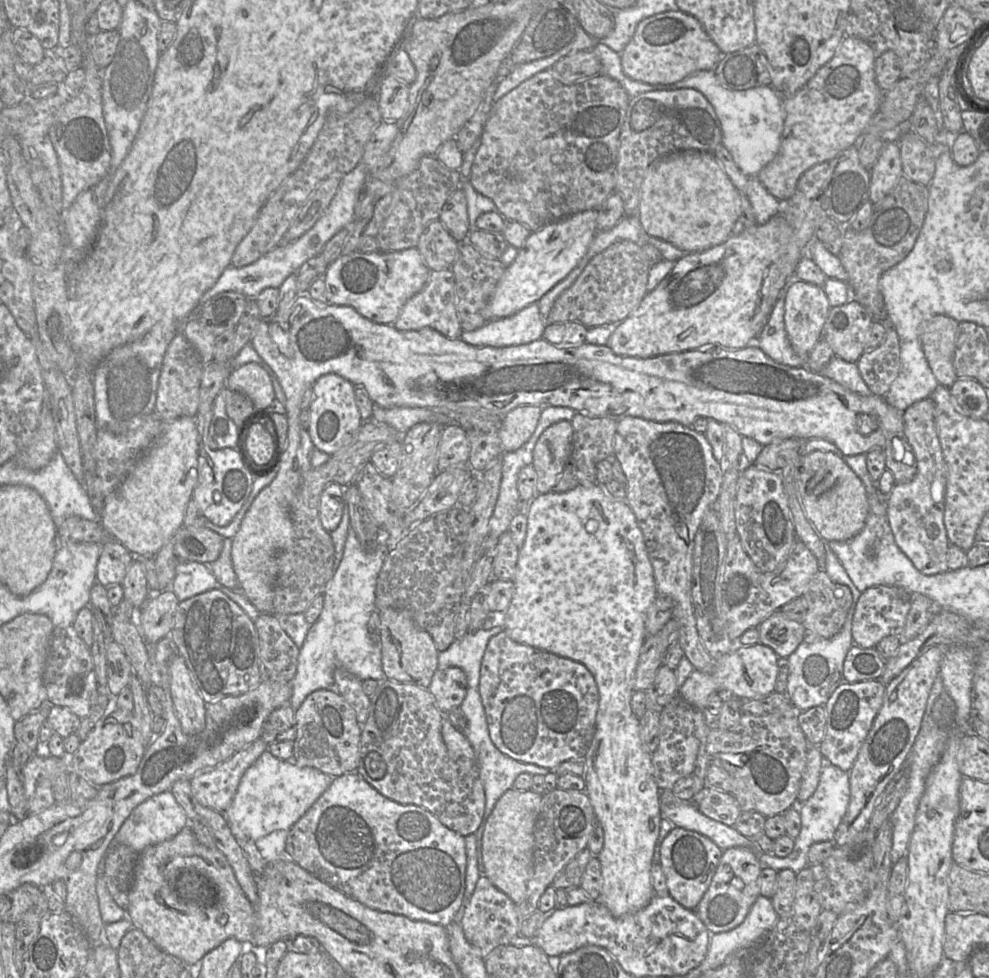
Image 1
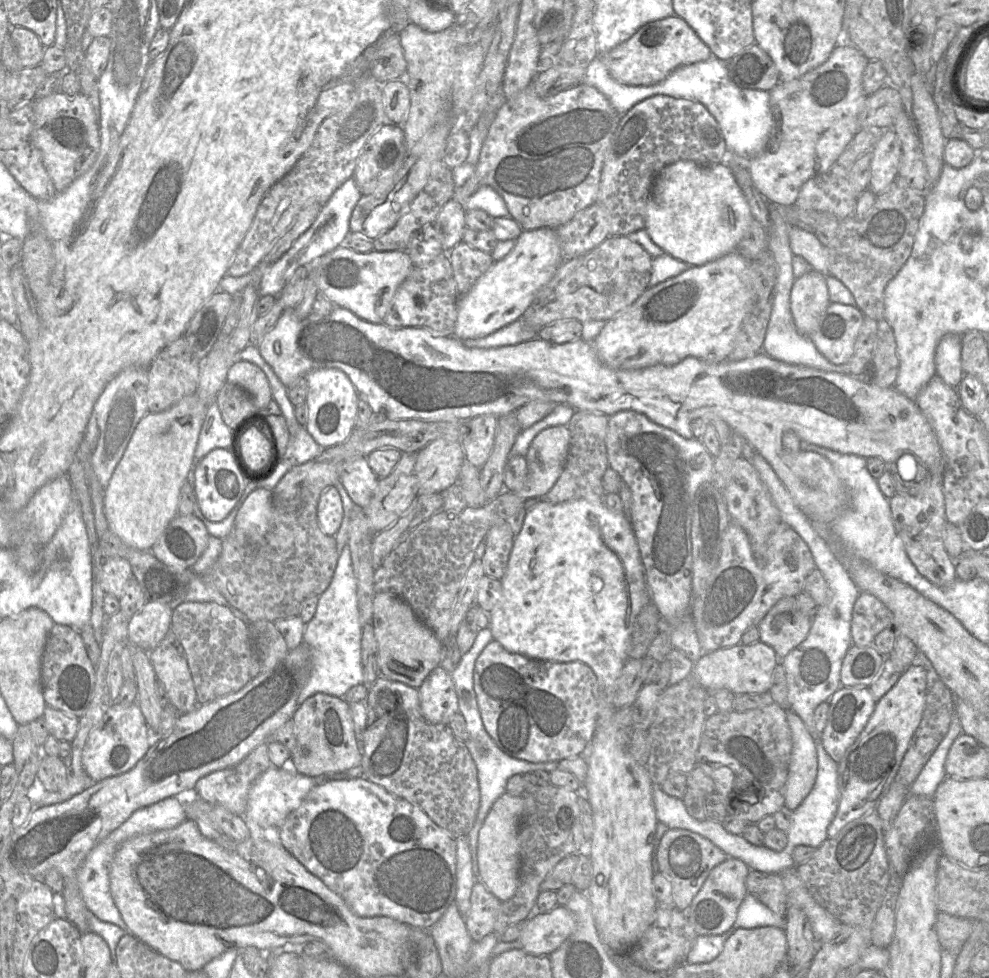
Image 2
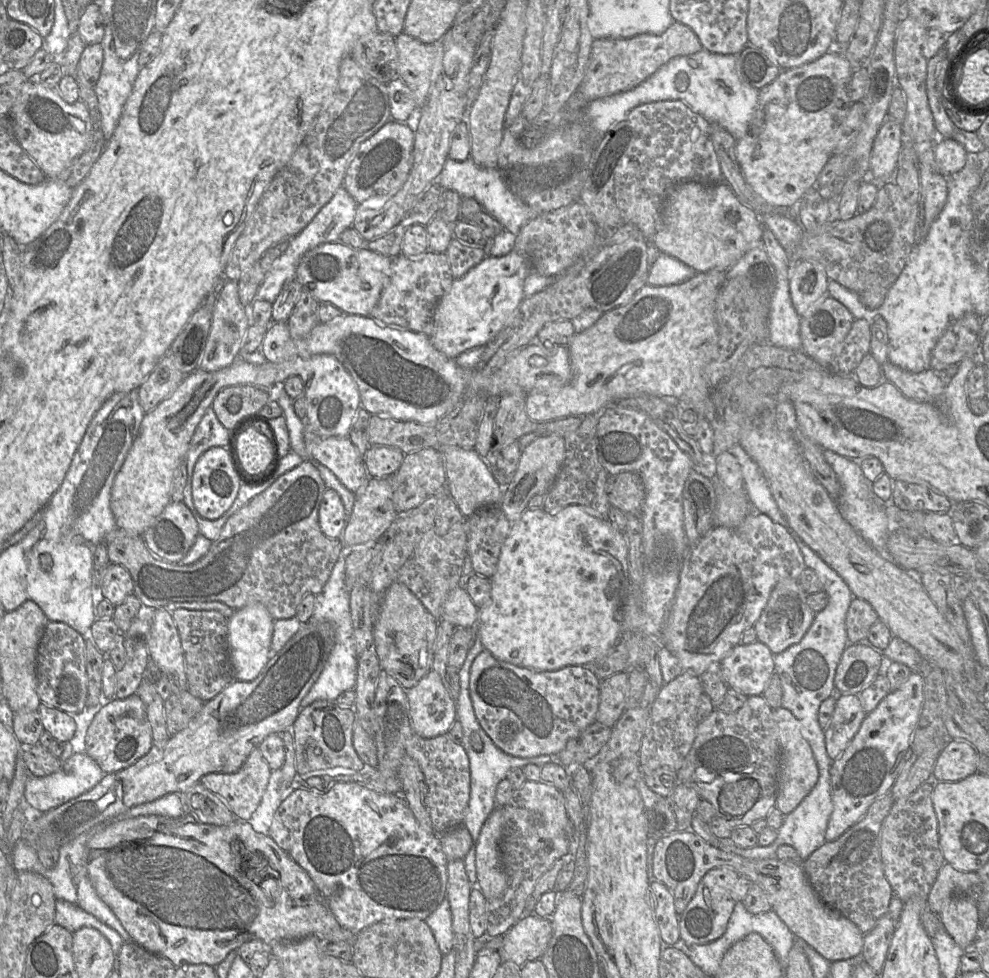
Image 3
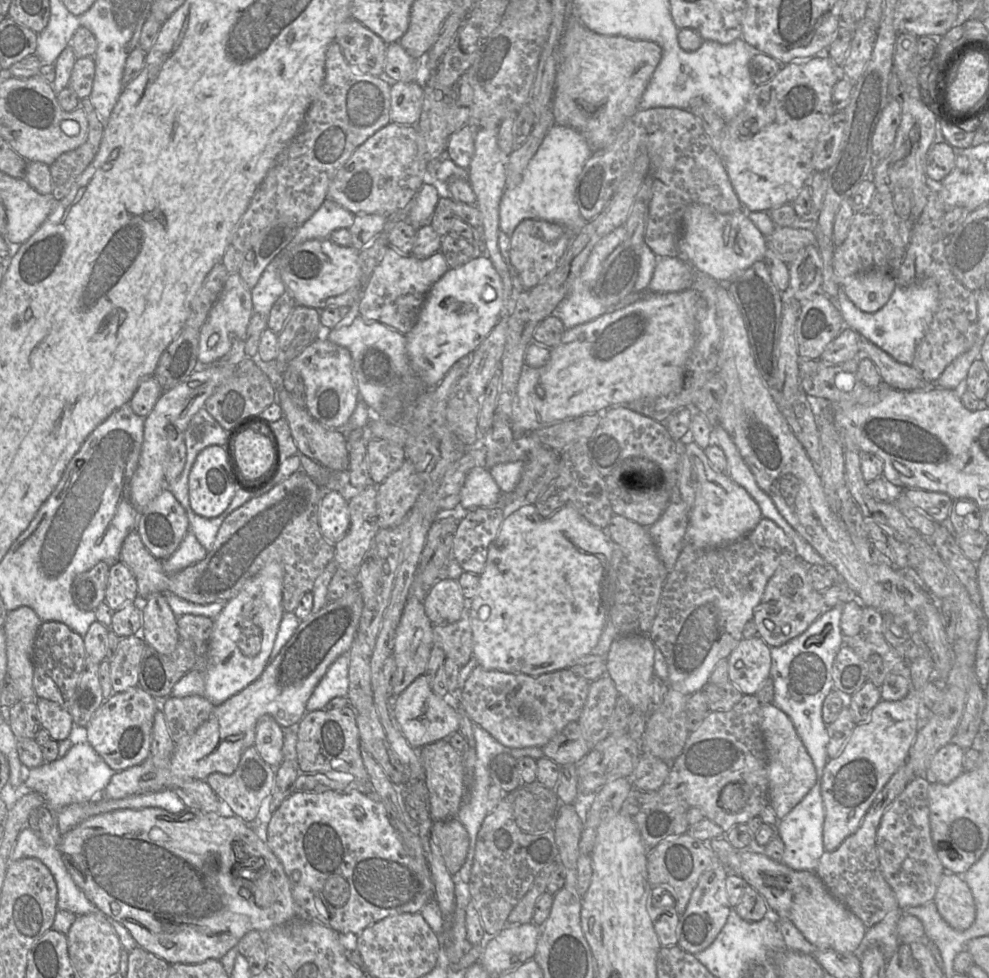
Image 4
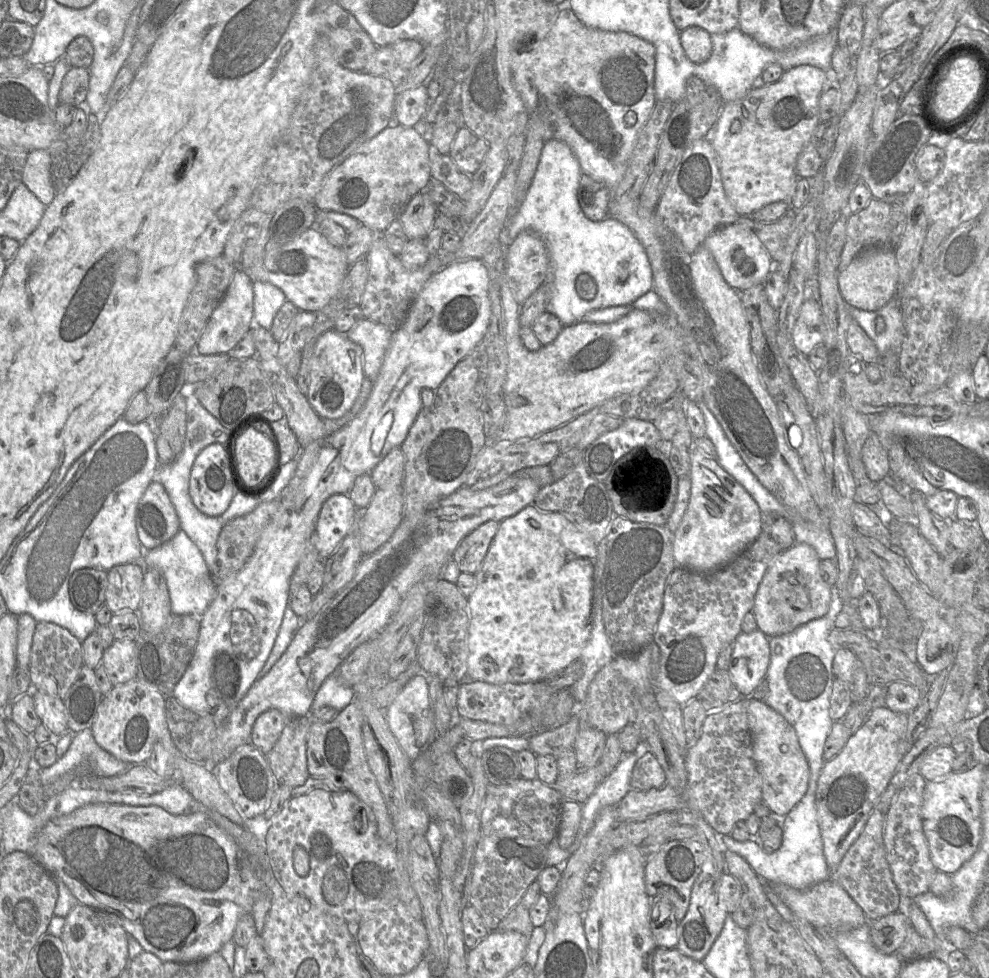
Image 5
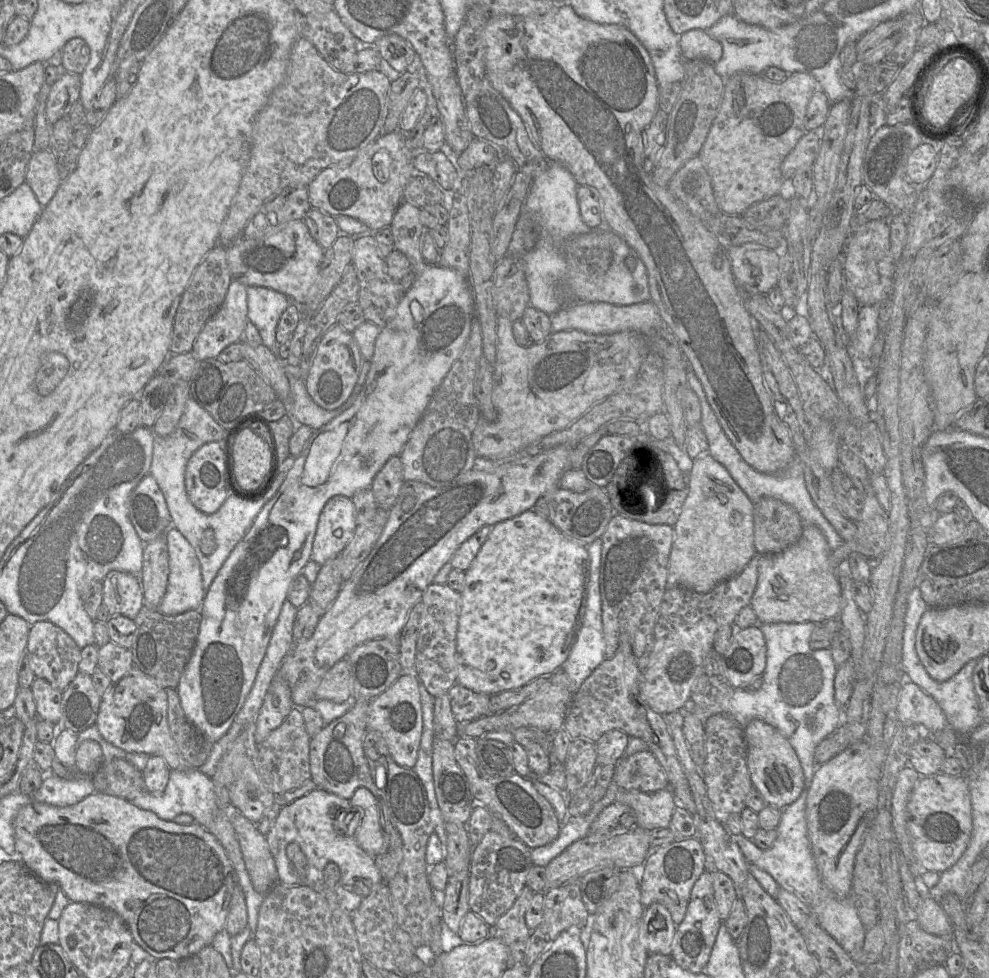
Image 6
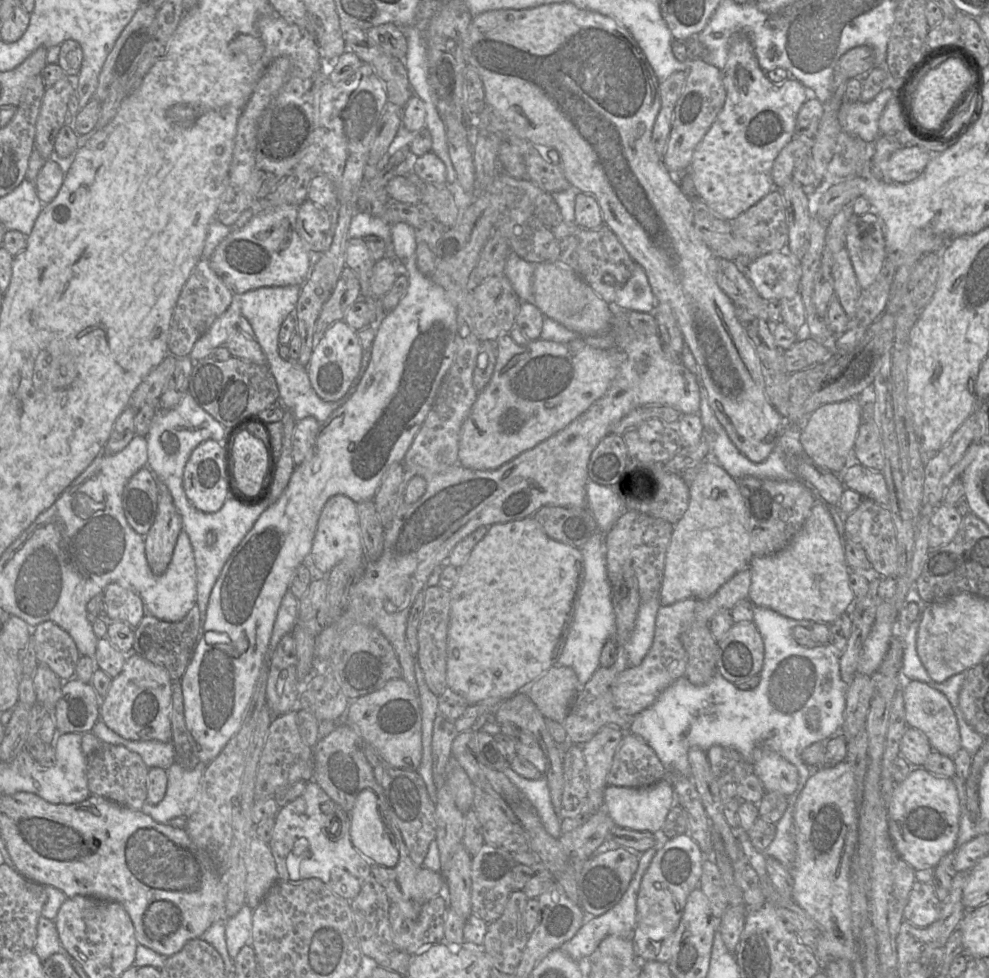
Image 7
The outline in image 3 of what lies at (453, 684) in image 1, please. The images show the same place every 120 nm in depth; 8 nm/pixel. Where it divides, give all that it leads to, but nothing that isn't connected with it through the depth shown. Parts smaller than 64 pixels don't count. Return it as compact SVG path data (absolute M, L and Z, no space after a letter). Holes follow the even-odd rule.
M432 669L407 690L407 699L411 727L422 738L448 733L457 720L455 701L441 677Z

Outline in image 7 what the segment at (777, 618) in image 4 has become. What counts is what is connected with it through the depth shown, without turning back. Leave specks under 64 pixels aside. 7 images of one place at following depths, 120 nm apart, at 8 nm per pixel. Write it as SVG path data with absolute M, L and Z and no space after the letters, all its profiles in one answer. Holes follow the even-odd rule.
M814 501L811 512L799 533L783 550L775 554L753 556L749 569L751 584L748 600L753 606L767 608L794 620L811 620L830 624L841 614L849 612L855 595L849 585L850 568L844 555L843 540L825 502Z

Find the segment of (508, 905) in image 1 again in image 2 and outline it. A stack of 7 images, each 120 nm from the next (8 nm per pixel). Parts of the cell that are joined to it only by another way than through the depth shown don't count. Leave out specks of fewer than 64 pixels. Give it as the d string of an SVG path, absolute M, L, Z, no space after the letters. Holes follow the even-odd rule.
M482 881L474 884L470 901L470 909L464 917L464 923L471 939L477 942L494 932L502 902L487 890Z

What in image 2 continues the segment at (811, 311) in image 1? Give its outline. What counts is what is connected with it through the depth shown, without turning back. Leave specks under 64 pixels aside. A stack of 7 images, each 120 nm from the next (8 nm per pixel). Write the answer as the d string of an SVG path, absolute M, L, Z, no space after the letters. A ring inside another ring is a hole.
M813 269L795 278L790 293L790 308L801 335L810 336L829 304L826 276Z

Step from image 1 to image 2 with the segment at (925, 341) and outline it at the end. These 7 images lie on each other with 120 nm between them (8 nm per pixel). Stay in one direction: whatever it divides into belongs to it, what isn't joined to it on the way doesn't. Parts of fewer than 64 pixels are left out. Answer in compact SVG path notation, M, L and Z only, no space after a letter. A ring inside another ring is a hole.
M949 333L937 344L935 352L935 368L938 375L948 386L958 387L962 378L961 335Z

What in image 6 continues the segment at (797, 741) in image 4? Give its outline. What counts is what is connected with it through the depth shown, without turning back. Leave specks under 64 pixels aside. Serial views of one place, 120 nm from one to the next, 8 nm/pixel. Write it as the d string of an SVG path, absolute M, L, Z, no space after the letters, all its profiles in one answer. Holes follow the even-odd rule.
M754 719L744 727L746 759L750 779L767 805L780 810L793 803L804 787L804 774L797 754L786 737L766 722Z

